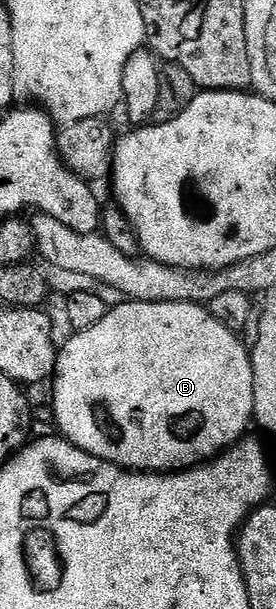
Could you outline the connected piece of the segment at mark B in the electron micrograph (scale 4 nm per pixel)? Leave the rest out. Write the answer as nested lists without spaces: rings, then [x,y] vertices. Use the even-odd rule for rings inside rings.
[[[124,301],[117,307],[110,307],[106,315],[91,329],[70,334],[66,343],[60,344],[57,352],[57,369],[51,380],[53,386],[53,415],[61,426],[60,434],[79,449],[113,463],[126,471],[138,473],[176,473],[199,467],[224,455],[246,438],[245,435],[255,423],[255,377],[253,356],[247,343],[238,332],[232,331],[217,320],[208,306],[199,303],[139,303]]]

